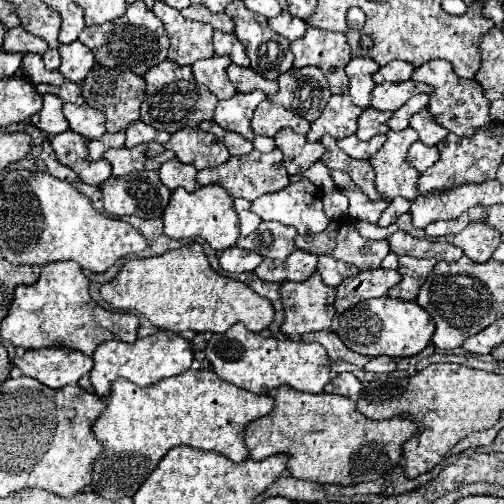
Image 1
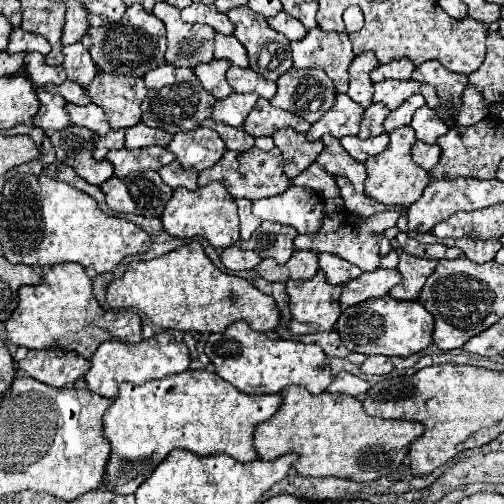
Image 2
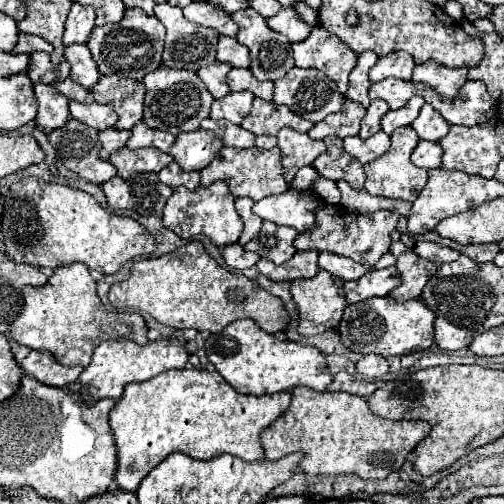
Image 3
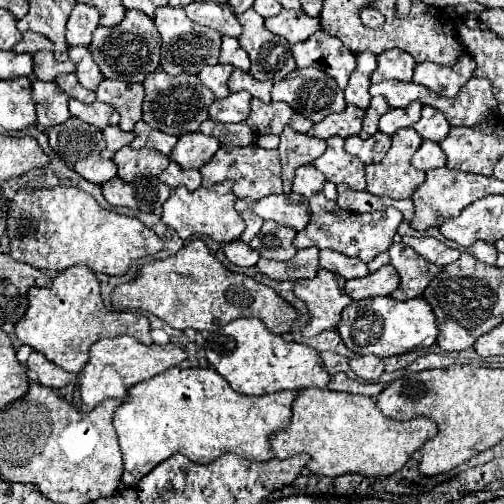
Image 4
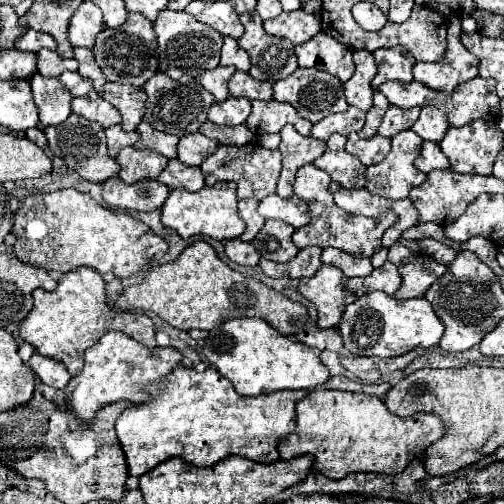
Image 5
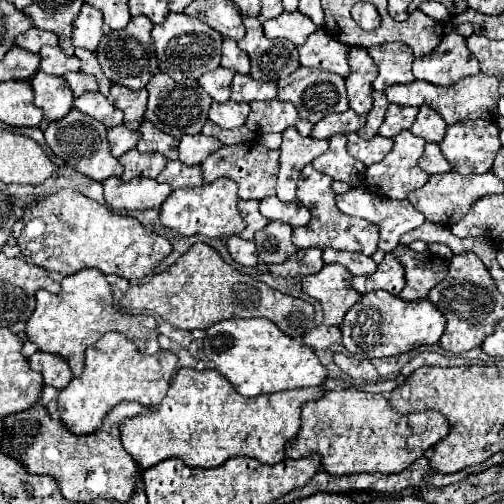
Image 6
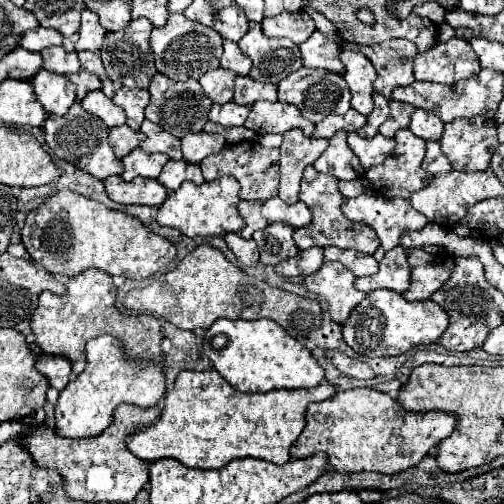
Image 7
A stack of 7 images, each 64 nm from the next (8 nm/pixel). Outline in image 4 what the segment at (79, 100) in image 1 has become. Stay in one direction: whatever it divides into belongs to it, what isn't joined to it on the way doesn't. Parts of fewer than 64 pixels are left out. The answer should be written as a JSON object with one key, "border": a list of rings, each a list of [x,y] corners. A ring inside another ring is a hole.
{"border":[[[68,74],[68,76],[58,76],[56,78],[56,84],[70,96],[70,98],[76,98],[80,102],[86,102],[86,104],[92,104],[96,100],[96,94],[84,86],[80,86],[80,82],[76,80],[74,74]]]}

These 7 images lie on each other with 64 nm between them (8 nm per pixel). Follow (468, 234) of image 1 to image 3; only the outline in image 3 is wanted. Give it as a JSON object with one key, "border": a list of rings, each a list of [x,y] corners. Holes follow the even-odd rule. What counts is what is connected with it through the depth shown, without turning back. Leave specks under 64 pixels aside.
{"border":[[[466,244],[466,246],[458,246],[458,250],[462,254],[466,254],[468,258],[472,258],[474,262],[492,262],[498,254],[498,244]]]}

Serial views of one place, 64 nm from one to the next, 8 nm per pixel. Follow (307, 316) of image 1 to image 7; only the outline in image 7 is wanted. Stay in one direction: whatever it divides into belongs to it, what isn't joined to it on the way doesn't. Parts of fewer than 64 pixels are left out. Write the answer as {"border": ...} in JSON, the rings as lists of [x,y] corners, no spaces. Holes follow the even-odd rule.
{"border":[[[326,262],[318,272],[304,278],[304,286],[328,302],[330,320],[336,324],[344,324],[356,304],[366,296],[354,288],[352,272],[340,262]]]}

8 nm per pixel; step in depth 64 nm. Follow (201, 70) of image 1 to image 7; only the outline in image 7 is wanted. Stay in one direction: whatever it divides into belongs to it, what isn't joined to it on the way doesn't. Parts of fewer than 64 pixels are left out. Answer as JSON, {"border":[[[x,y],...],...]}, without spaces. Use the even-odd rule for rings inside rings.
{"border":[[[216,68],[216,70],[208,70],[200,78],[200,84],[202,84],[204,94],[214,104],[226,104],[234,96],[234,78],[236,78],[236,74],[232,70]]]}

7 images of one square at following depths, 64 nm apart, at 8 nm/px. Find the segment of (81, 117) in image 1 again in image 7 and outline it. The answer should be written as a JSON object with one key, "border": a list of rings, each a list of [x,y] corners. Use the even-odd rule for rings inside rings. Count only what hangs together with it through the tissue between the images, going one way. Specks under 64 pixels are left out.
{"border":[[[94,90],[94,92],[88,92],[80,106],[86,110],[86,112],[92,112],[94,116],[98,116],[108,128],[114,128],[114,126],[122,126],[126,122],[126,116],[124,116],[124,110],[118,108],[108,96],[104,96],[104,92],[100,90]]]}

